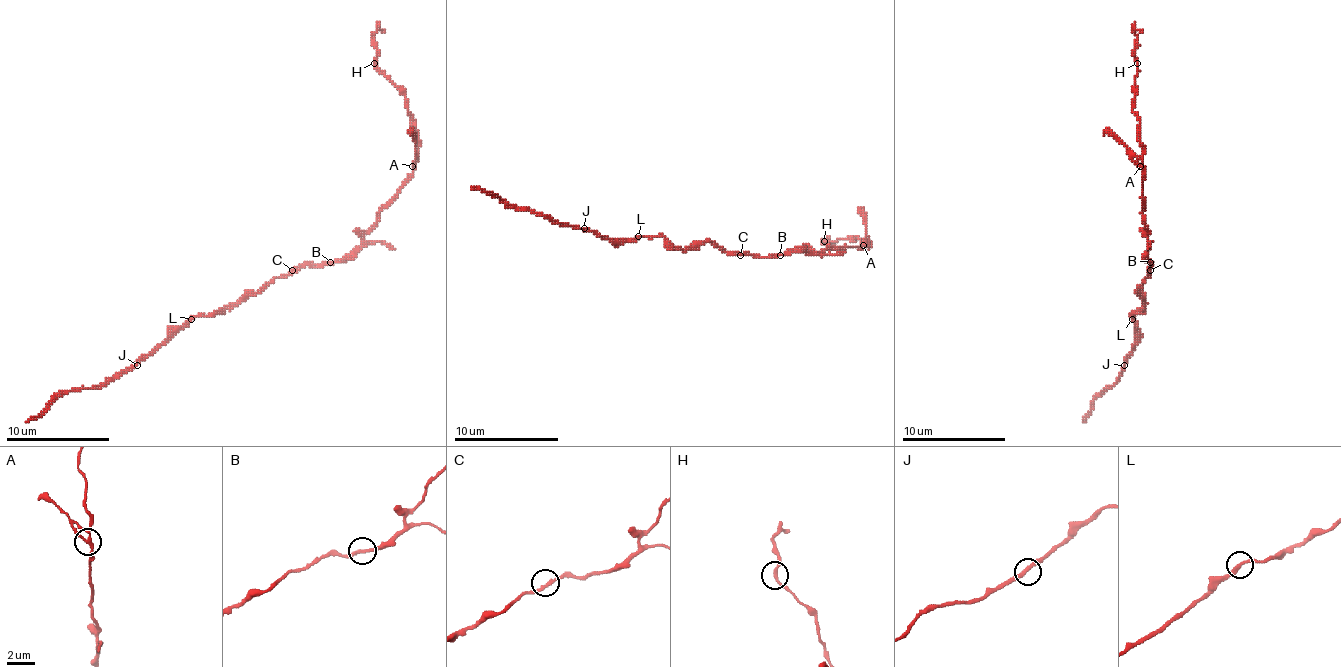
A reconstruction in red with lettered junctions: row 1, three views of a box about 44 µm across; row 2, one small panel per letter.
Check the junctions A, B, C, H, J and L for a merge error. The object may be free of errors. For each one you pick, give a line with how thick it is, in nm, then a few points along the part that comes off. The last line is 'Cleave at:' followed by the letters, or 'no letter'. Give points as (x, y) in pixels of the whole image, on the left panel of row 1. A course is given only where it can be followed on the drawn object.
A: 180 nm thick; foreign part runs (413, 166), (415, 143), (408, 130)
Cleave at: A

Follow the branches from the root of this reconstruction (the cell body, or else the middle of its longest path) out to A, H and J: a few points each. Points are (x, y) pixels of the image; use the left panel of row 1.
A: (294, 272), (307, 264), (346, 259), (361, 244), (361, 236), (377, 221), (377, 213), (397, 192), (413, 166)
H: (294, 272), (307, 264), (346, 259), (413, 172), (415, 120), (405, 94), (374, 63)
J: (294, 272), (273, 277), (255, 293), (245, 293), (214, 316), (191, 316), (137, 365)

